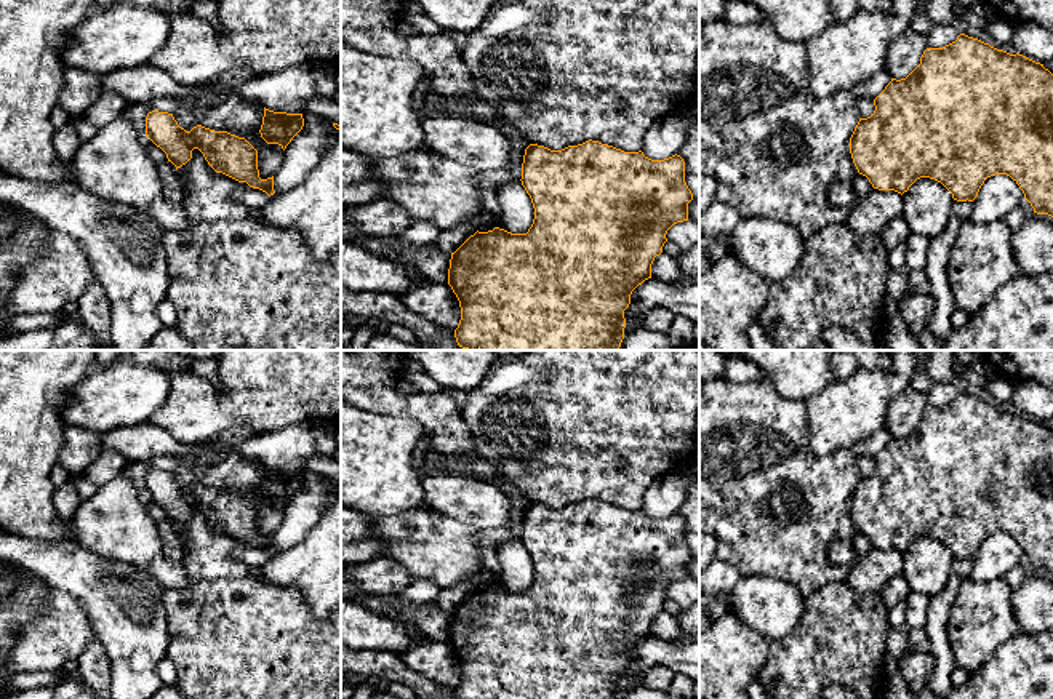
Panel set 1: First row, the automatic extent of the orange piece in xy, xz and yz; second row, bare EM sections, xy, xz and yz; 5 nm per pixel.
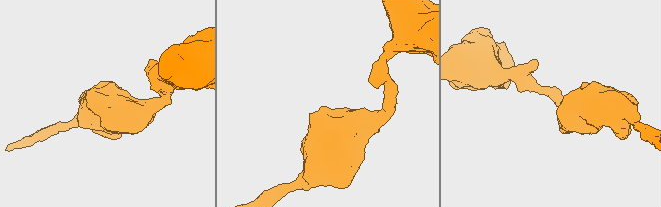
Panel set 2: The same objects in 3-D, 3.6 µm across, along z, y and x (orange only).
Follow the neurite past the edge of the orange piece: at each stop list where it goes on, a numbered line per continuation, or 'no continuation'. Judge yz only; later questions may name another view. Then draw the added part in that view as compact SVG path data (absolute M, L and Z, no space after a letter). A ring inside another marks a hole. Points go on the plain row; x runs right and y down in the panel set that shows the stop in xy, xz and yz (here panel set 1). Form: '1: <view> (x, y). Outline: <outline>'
no continuation

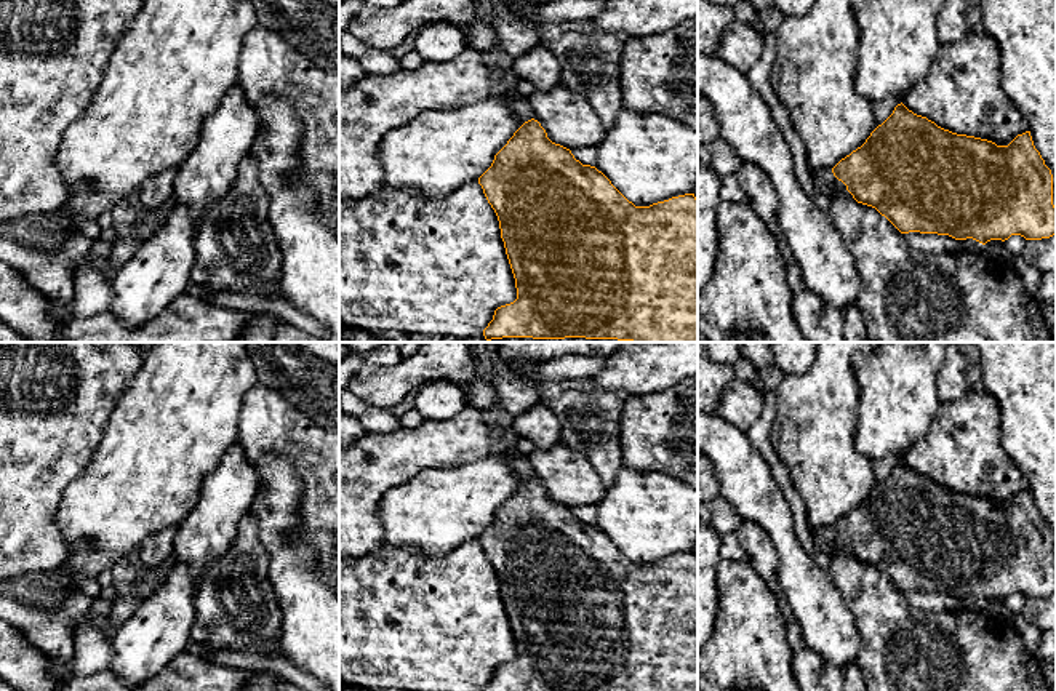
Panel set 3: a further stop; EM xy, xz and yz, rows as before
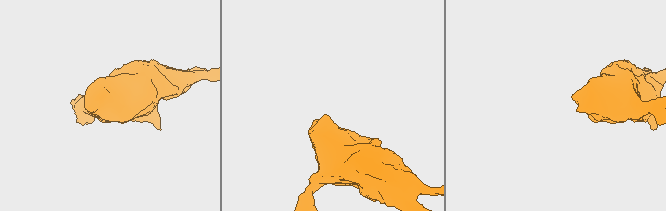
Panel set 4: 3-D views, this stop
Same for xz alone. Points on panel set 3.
1: xz (520, 464). Outline: M504 446L502 449L509 454L512 469L522 478L522 483L533 477L533 469L526 456L523 456L515 446Z

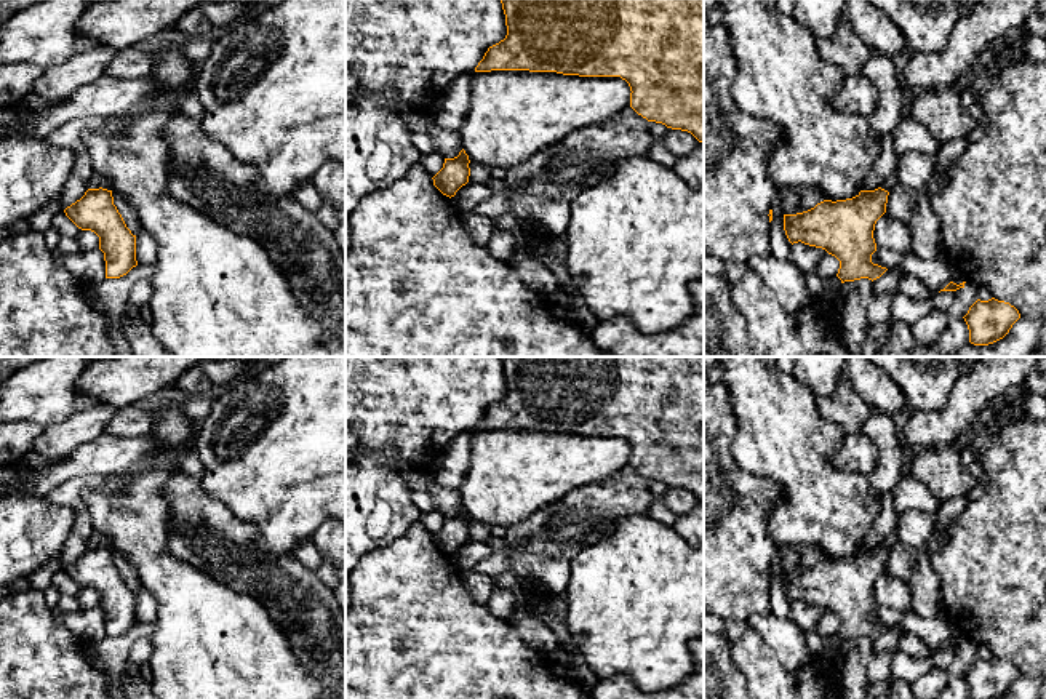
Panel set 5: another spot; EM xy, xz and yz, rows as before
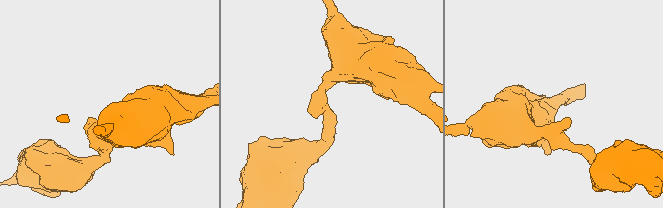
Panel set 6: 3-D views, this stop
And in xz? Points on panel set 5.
no continuation

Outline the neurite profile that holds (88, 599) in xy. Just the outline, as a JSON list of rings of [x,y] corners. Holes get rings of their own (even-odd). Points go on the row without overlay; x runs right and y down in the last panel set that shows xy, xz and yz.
[[[82,589],[77,595],[82,613],[99,606],[99,595],[91,589]]]

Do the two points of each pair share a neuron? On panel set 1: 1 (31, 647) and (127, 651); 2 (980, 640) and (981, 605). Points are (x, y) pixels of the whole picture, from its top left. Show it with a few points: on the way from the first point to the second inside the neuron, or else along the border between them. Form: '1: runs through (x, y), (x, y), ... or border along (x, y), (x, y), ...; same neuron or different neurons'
1: border along (77, 603), (96, 637); different neurons
2: runs through (978, 632), (981, 613); same neuron

